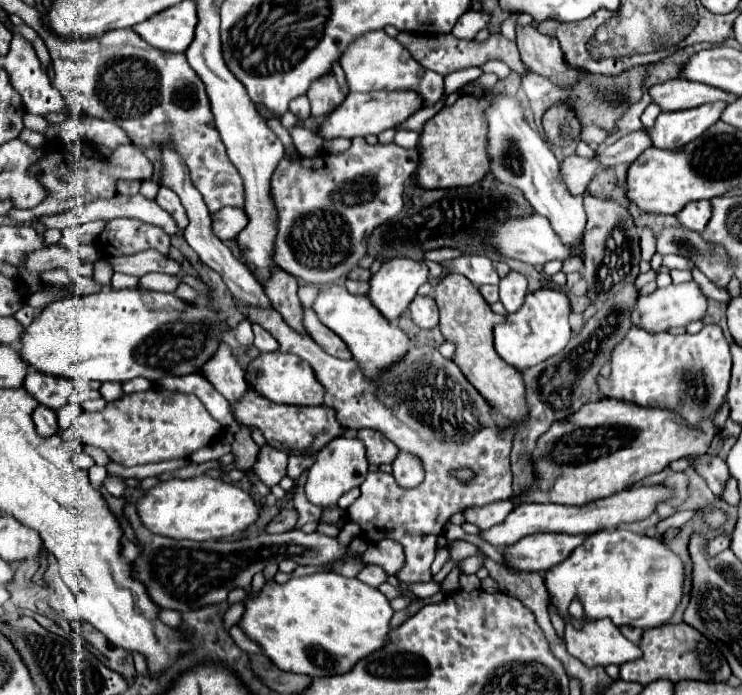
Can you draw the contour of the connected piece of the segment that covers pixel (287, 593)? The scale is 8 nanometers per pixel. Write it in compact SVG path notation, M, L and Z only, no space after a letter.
M328 571L296 577L284 585L266 583L260 593L248 599L246 613L240 619L240 627L252 641L256 641L264 649L264 653L282 671L304 673L312 677L332 677L352 671L352 667L360 659L372 655L386 645L392 615L394 609L390 607L390 601L380 593L380 589L358 581L356 577L344 577L336 571Z

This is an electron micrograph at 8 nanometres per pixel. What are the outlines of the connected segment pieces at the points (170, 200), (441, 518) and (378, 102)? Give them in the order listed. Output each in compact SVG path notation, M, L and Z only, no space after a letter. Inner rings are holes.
M162 185L160 191L158 191L158 197L156 197L156 203L158 203L162 209L166 209L166 211L176 219L178 229L184 229L184 227L188 225L186 211L184 211L184 207L182 207L178 195L176 195L172 189L168 189L168 187Z
M236 303L236 307L254 323L260 323L272 337L280 343L282 353L292 353L310 363L310 367L316 373L316 379L320 379L320 385L324 387L324 403L326 407L332 407L336 411L338 423L346 431L360 431L364 427L382 431L390 441L394 441L400 451L410 451L418 455L424 463L426 479L418 487L404 489L396 483L396 479L390 473L370 473L366 481L360 485L362 495L358 501L348 507L348 519L358 523L364 531L364 539L368 543L376 543L382 539L392 539L404 547L404 567L396 573L396 579L412 585L412 583L426 583L432 579L430 565L436 555L436 539L442 533L444 525L448 523L448 517L456 511L464 511L472 505L484 505L492 503L496 499L508 499L512 495L512 471L510 471L510 449L514 441L516 429L510 425L506 429L500 429L494 421L496 407L488 403L480 391L464 377L460 367L452 359L444 359L436 347L410 347L404 359L398 361L388 373L384 373L380 379L366 381L366 375L360 371L356 361L340 361L332 355L326 355L320 345L316 345L310 337L304 337L292 327L284 323L284 319L274 309L246 309ZM458 469L470 469L472 479L468 483L462 483L452 473Z
M372 91L372 93L350 93L336 111L332 111L322 125L318 127L318 137L322 139L336 139L336 137L366 137L366 135L378 135L386 129L396 127L404 119L408 119L412 113L416 113L422 107L422 99L414 91Z

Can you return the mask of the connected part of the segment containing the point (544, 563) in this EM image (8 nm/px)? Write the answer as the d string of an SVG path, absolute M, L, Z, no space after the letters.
M536 533L520 539L520 543L514 543L512 547L504 547L502 553L506 561L520 569L520 571L548 571L556 563L562 563L578 545L584 543L588 535L552 535L552 533Z

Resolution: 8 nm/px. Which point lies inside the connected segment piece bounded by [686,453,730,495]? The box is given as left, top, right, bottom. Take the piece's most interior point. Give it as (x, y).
(711, 468)

